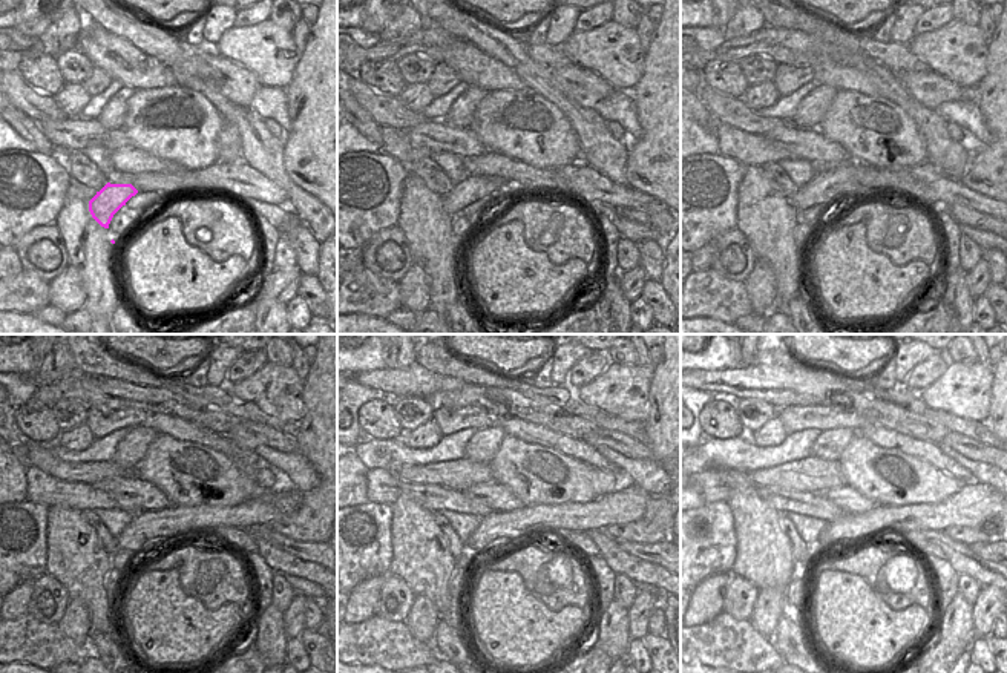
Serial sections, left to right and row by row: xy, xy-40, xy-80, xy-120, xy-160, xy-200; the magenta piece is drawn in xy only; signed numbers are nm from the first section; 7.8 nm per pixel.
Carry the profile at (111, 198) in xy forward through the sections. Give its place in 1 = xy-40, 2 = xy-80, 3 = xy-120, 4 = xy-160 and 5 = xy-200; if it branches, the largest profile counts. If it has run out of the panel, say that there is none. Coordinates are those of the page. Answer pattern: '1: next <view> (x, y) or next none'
1: next xy-40 (472, 189)
2: next xy-80 (852, 180)
3: next xy-120 (147, 526)
4: next xy-160 (627, 503)
5: next xy-200 (972, 506)

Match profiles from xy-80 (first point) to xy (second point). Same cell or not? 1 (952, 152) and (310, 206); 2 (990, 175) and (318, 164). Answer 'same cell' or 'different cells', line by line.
1: same cell
2: same cell

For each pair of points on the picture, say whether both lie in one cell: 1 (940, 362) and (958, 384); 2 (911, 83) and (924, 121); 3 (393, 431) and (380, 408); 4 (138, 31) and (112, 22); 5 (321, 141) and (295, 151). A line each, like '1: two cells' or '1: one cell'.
1: two cells
2: two cells
3: one cell
4: one cell
5: one cell

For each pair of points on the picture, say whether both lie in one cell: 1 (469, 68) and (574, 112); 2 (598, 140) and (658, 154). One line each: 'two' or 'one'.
1: two
2: two

